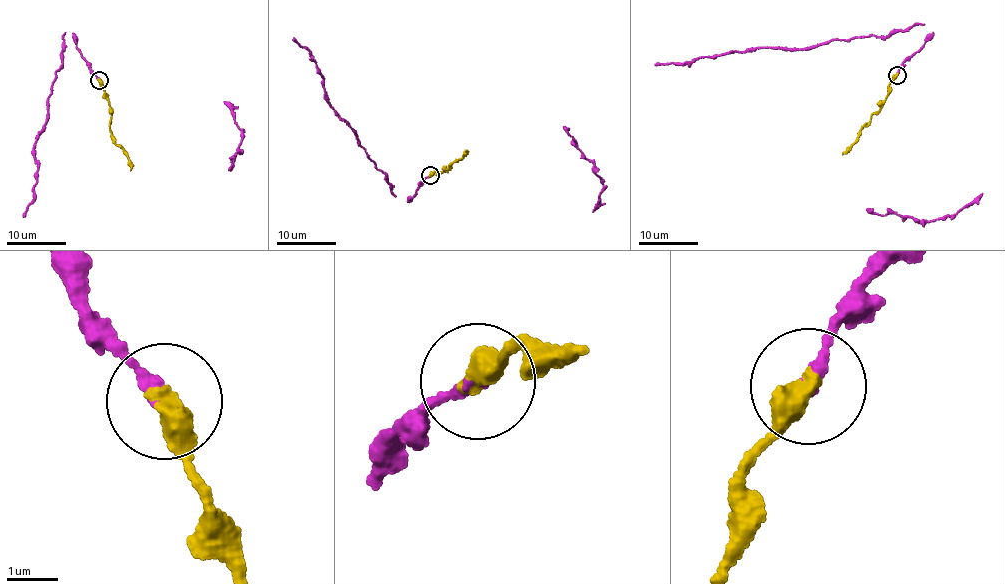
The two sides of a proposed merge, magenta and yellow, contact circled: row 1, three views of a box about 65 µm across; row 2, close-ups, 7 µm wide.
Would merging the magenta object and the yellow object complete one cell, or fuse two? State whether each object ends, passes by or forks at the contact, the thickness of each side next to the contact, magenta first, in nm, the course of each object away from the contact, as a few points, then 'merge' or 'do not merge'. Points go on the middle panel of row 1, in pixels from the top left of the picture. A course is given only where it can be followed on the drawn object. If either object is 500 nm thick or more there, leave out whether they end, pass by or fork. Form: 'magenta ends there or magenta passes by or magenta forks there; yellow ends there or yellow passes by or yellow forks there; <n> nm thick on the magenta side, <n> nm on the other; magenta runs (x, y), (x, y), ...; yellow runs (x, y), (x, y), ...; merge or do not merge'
190 nm thick on the magenta side, 500 nm on the other; magenta runs (431, 175), (415, 195), (396, 197), (387, 176), (328, 102), (324, 76), (310, 52), (294, 38); yellow runs (431, 175), (435, 171), (446, 172), (449, 164), (461, 158), (466, 151); merge

